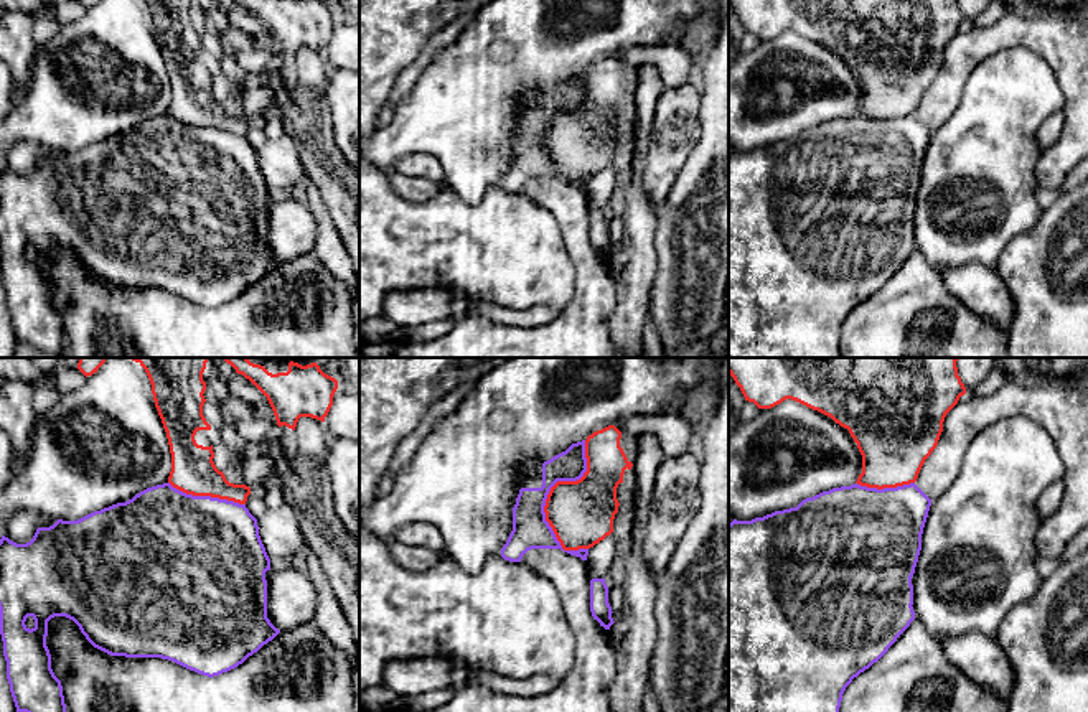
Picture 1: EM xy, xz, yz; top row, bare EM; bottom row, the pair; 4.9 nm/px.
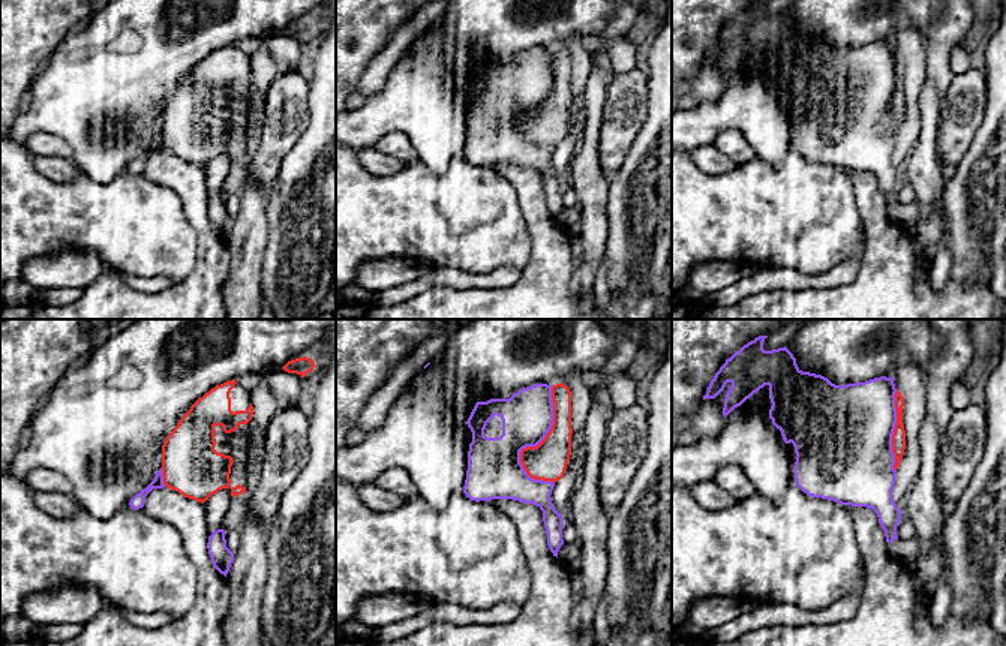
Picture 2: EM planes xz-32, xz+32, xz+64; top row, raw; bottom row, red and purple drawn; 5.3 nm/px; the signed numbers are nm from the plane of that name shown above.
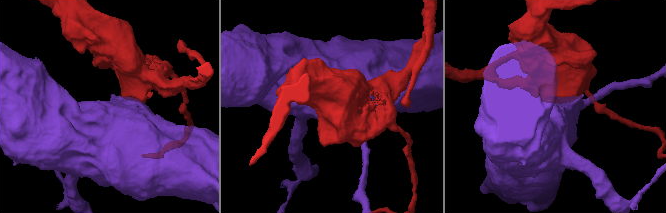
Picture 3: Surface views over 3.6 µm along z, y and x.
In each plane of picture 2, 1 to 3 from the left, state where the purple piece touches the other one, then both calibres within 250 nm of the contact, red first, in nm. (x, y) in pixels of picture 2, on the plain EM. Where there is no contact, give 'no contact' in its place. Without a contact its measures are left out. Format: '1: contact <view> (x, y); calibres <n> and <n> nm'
1: contact xz-32 (164, 141); calibres 320 and 70 nm
2: contact xz+32 (532, 111); calibres 200 and 280 nm
3: contact xz+64 (894, 95); calibres 80 and 480 nm

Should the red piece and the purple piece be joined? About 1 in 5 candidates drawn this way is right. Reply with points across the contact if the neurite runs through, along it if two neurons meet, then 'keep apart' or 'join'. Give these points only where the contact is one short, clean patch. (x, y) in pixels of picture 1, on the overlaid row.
keep apart

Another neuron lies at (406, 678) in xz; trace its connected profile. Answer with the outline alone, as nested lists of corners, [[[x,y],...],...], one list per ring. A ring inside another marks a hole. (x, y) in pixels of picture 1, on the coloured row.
[[[422,658],[392,661],[382,672],[382,686],[406,699],[420,692],[465,682],[471,668],[458,658]]]

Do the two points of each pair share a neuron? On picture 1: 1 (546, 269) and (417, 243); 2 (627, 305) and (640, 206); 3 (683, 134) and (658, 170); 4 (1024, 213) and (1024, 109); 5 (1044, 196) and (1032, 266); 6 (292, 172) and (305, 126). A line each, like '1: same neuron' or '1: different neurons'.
1: same neuron
2: same neuron
3: same neuron
4: same neuron
5: different neurons
6: different neurons

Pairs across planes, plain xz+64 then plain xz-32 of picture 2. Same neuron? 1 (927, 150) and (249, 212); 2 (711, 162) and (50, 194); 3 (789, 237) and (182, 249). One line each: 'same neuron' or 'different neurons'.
1: same neuron
2: different neurons
3: same neuron

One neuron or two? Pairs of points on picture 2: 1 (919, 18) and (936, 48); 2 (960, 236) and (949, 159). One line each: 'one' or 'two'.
1: two
2: two

